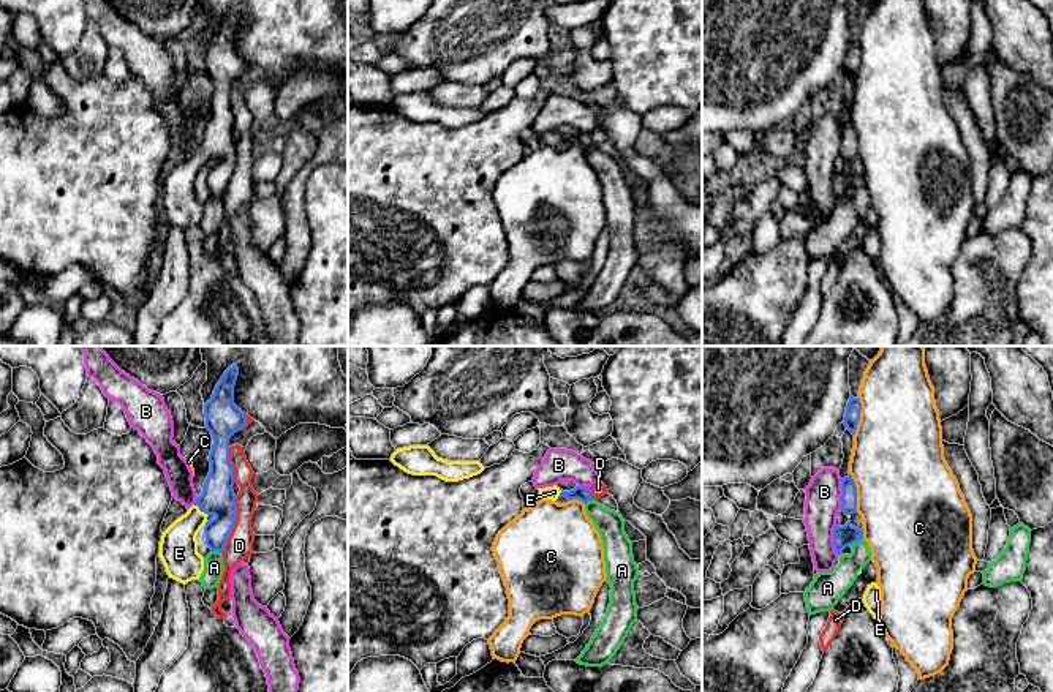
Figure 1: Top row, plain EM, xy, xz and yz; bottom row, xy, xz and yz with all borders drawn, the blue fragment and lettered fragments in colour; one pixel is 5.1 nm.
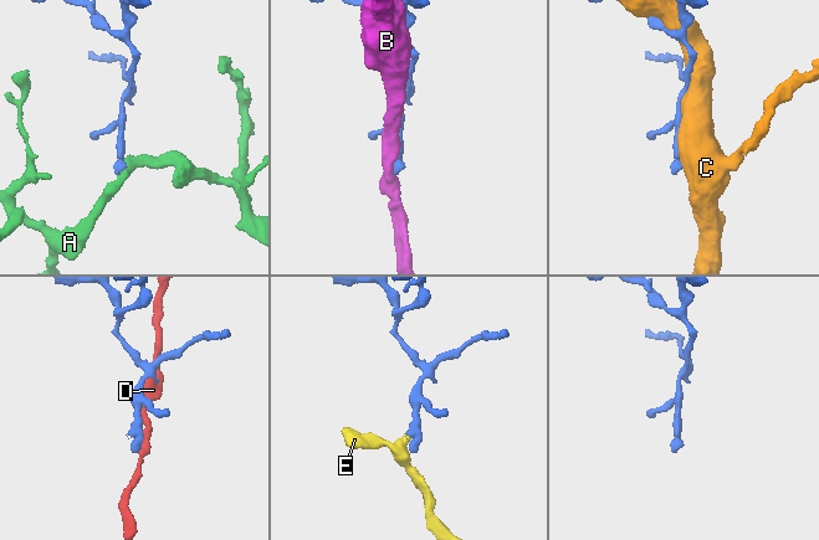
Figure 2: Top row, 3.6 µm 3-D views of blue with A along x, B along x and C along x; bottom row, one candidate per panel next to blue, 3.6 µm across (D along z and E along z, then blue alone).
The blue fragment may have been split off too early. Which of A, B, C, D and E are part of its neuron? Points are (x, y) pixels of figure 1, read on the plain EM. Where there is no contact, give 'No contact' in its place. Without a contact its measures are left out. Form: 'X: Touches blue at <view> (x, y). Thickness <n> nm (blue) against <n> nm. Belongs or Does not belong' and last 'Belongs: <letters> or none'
A: Touches blue at yz (856, 187). Thickness 110 nm (blue) against 140 nm. Does not belong
B: Touches blue at yz (843, 141). Thickness 80 nm (blue) against 180 nm. Does not belong
C: Touches blue at yz (856, 138). Thickness 80 nm (blue) against 500 nm. Does not belong
D: Touches blue at xy (234, 169). Thickness 170 nm (blue) against 140 nm. Does not belong
E: Touches blue at xy (201, 157). Thickness 170 nm (blue) against 190 nm. Belongs
Belongs: E

